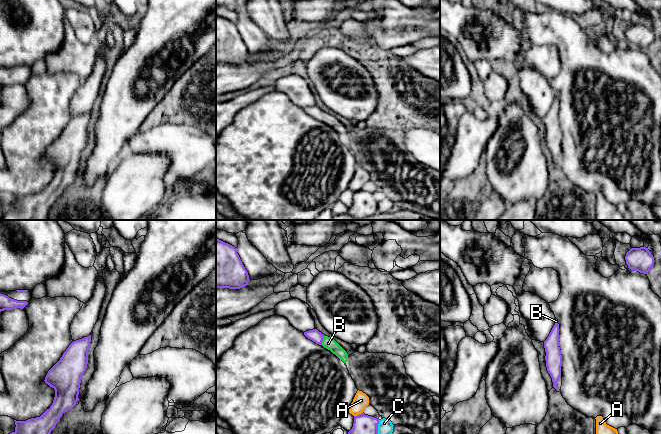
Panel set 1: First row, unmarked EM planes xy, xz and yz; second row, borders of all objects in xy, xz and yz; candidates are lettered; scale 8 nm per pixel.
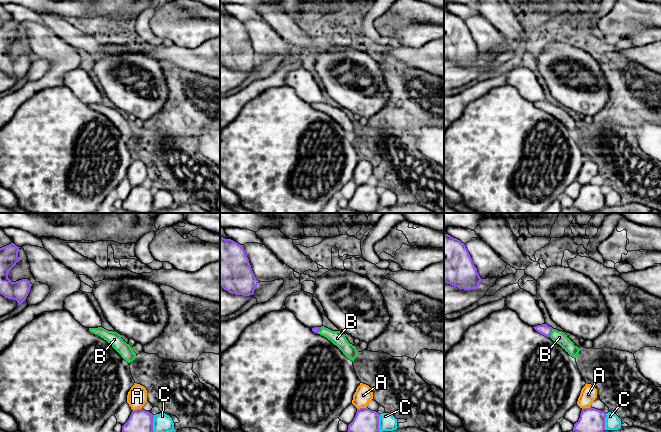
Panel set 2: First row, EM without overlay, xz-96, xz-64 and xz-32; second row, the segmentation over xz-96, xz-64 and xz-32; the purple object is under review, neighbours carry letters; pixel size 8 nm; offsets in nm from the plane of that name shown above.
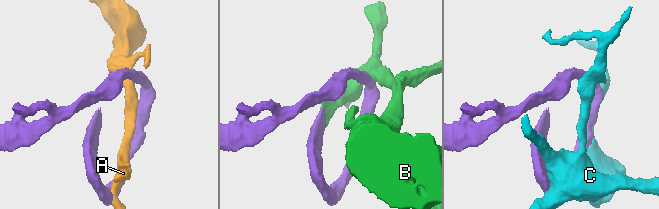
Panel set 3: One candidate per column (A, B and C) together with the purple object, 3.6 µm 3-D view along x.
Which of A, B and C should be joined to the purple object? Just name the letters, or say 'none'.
B

